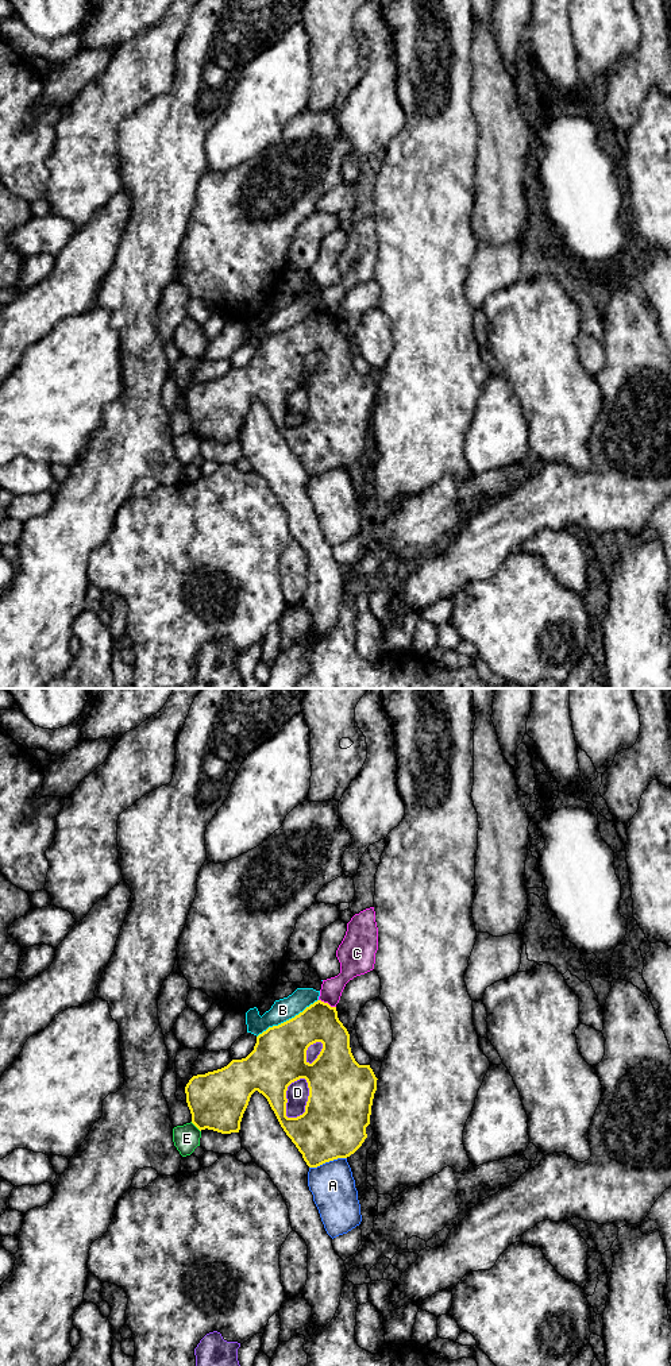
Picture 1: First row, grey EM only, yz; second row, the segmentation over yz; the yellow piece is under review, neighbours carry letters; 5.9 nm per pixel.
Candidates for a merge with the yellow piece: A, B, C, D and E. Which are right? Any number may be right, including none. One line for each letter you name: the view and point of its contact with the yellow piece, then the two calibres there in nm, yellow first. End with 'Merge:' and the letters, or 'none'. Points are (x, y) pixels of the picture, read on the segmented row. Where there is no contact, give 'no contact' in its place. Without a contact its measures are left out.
Merge: none

